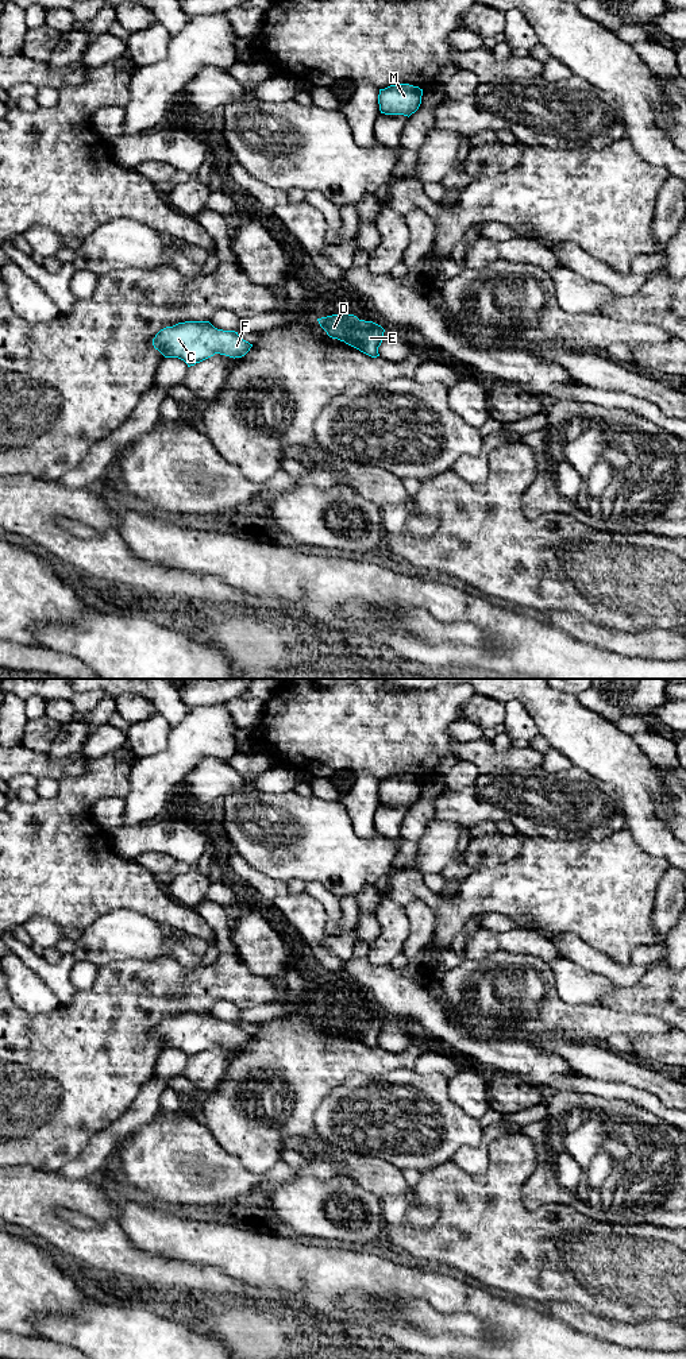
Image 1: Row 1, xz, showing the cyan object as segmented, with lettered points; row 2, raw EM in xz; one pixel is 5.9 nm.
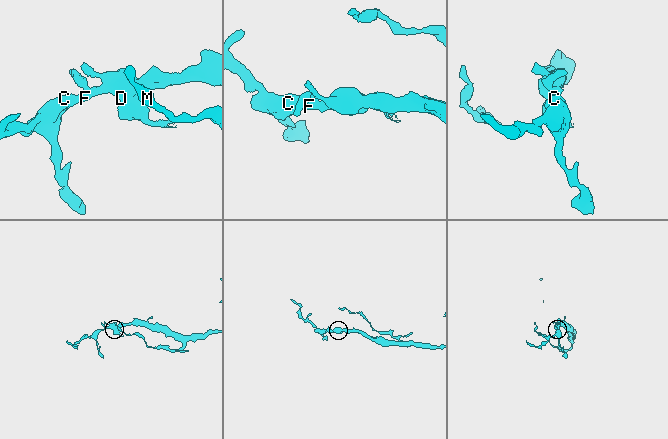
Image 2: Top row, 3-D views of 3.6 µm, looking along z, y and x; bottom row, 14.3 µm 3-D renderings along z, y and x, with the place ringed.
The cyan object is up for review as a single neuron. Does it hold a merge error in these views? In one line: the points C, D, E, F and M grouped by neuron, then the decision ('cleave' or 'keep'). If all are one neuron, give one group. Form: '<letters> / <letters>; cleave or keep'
C D F M / E; cleave

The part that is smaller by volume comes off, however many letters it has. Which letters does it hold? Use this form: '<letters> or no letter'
E

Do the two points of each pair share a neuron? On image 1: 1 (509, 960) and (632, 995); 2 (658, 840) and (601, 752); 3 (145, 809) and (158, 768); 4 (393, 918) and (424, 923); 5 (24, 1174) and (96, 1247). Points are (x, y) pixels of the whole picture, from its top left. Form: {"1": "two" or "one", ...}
{"1": "two", "2": "one", "3": "one", "4": "two", "5": "one"}

